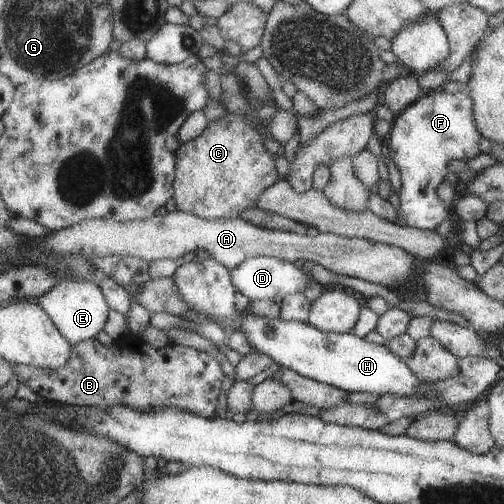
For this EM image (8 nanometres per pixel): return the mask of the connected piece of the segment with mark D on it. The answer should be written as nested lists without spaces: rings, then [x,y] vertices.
[[[269,256],[250,257],[230,270],[233,287],[251,300],[273,300],[275,296],[285,297],[296,292],[304,292],[312,280],[312,274],[304,272],[293,262],[286,262]]]

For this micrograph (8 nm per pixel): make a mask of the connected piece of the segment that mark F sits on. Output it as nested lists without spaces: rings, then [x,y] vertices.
[[[441,88],[430,91],[422,96],[422,100],[416,100],[394,118],[391,132],[389,157],[398,167],[402,180],[400,206],[394,212],[396,224],[436,231],[450,216],[446,204],[436,194],[436,186],[448,174],[448,162],[466,158],[470,160],[480,154],[478,144],[482,140],[482,133],[474,120],[470,93],[459,91],[453,94]]]

